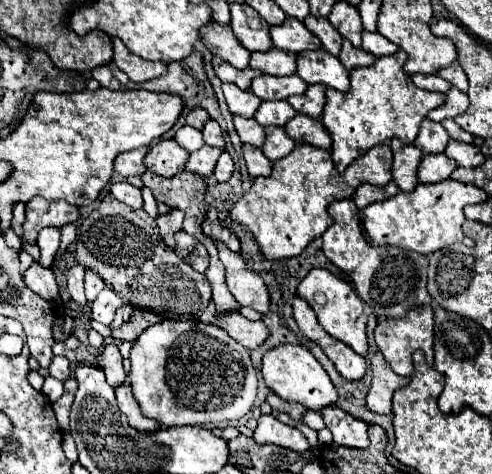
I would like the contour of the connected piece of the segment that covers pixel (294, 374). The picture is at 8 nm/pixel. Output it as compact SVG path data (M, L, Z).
M282 344L268 350L262 358L262 376L266 386L288 402L298 402L306 410L320 412L324 406L334 406L338 402L338 392L326 374L326 370L318 364L318 360L310 354L310 350L296 344Z

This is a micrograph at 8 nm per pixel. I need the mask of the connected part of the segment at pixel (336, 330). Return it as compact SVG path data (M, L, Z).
M314 268L300 282L298 296L302 296L312 306L312 310L318 316L318 322L322 324L322 328L330 336L334 336L336 340L348 344L356 354L366 356L366 352L368 352L368 344L366 344L366 322L368 322L368 316L364 314L364 302L358 298L354 288L346 280L338 278L336 274L328 272L326 268Z

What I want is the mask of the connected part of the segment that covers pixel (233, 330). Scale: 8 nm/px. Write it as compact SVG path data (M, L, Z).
M210 302L206 310L204 310L204 314L194 318L194 320L206 324L218 324L232 338L236 338L236 342L240 342L244 348L250 348L250 350L264 344L264 340L270 336L270 330L266 328L266 324L262 320L252 322L252 320L246 320L238 312L230 312L230 314L224 314L220 318L214 318L214 310L216 310L214 302Z

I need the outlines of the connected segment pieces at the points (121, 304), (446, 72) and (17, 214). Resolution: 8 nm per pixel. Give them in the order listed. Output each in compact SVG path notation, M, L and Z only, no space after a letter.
M104 288L96 300L92 302L92 318L96 322L102 322L106 326L110 326L110 322L114 320L114 314L116 314L116 308L122 308L124 314L126 314L126 321L129 319L135 307L129 302L126 302L110 288Z
M452 62L448 68L442 68L442 70L438 72L438 76L444 78L444 80L448 80L448 82L450 82L452 86L456 86L458 90L468 92L468 78L466 78L466 74L464 74L464 70L462 70L462 66L460 66L458 62Z
M16 202L14 214L12 214L12 230L14 230L16 234L20 234L22 222L24 222L24 204L22 204L22 202Z

